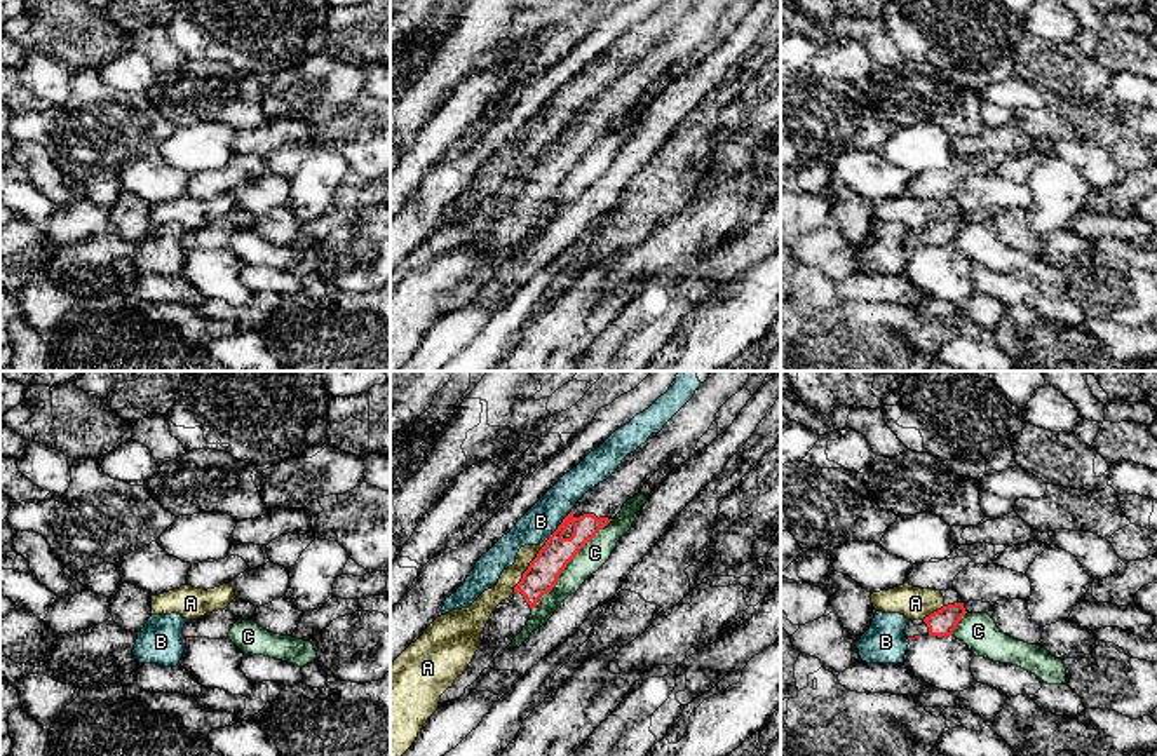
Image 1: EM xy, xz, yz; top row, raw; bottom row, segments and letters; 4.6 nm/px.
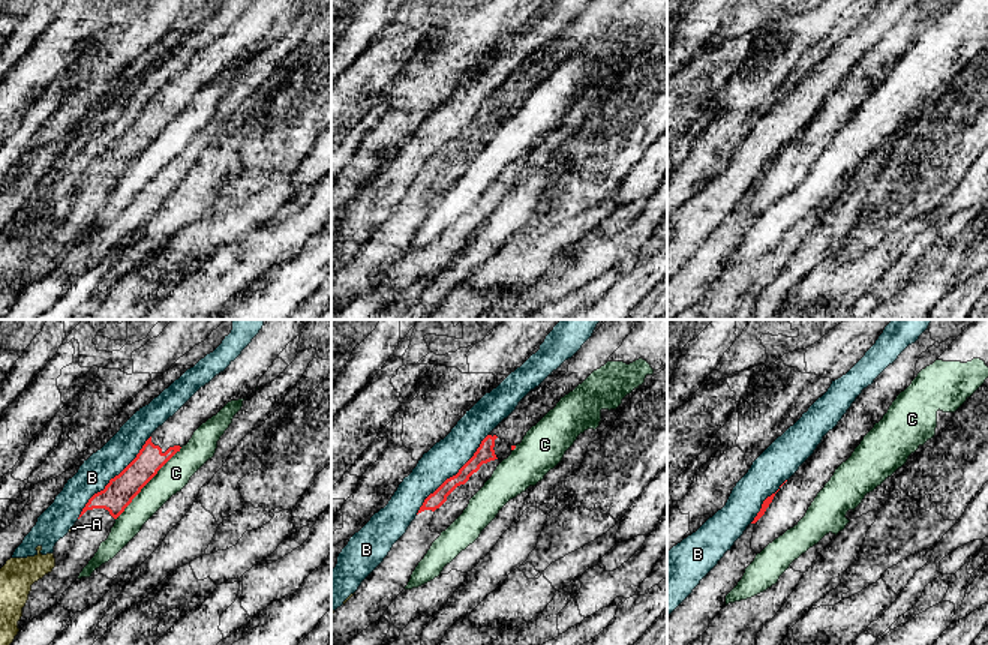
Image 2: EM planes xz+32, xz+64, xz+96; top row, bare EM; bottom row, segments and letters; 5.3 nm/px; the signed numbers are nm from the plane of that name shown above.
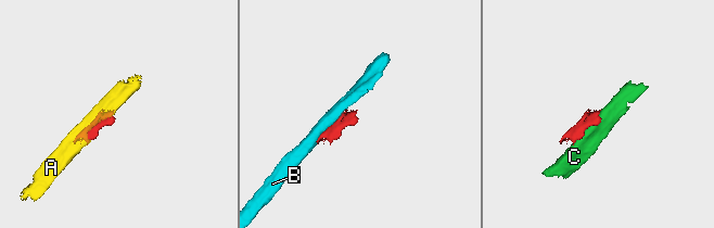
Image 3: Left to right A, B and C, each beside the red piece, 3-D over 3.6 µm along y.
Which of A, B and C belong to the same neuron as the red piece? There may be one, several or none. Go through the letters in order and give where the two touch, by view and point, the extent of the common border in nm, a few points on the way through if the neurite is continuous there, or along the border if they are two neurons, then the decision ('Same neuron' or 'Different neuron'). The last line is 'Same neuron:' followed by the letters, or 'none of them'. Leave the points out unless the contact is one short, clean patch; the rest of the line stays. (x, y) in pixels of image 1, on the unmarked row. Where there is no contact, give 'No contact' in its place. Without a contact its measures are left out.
A: Touches red at xz (530, 175). Shared border 300 nm. Different neuron
B: Touches red at xz (561, 133). Shared border 180 nm. Different neuron
C: Touches red at xz (567, 173). Shared border 550 nm. Different neuron
Same neuron: none of them

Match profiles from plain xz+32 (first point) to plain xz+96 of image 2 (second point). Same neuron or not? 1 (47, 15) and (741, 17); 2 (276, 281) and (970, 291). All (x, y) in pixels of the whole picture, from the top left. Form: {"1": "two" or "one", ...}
{"1": "two", "2": "one"}

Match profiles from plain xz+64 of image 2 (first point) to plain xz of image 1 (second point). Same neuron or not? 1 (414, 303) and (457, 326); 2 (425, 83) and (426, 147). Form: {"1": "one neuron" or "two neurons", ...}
{"1": "two neurons", "2": "two neurons"}

